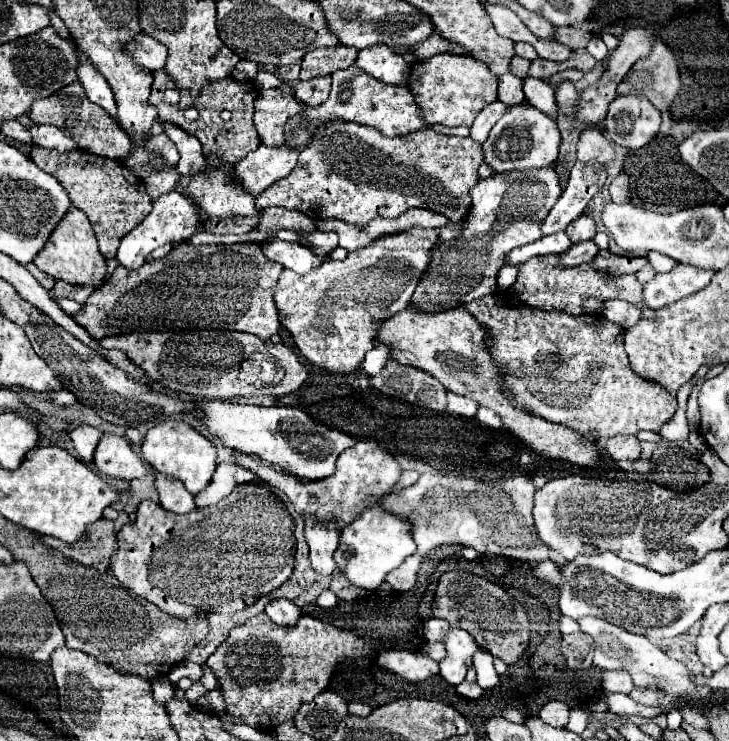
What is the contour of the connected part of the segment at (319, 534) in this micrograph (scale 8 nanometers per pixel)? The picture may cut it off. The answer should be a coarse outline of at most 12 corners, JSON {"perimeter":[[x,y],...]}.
{"perimeter":[[306,516],[312,568],[322,576],[338,570],[338,532]]}

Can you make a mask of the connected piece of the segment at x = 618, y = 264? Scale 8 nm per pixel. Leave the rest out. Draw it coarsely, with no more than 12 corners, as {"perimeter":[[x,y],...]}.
{"perimeter":[[596,256],[596,268],[608,274],[632,272],[628,258]]}

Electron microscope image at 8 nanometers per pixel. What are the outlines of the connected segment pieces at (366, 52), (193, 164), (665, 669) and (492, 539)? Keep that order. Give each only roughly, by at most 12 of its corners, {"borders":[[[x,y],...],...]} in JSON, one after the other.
{"borders":[[[386,44],[354,64],[386,84],[408,84],[408,64]],[[166,120],[164,134],[180,152],[178,172],[194,174],[204,168],[202,146],[196,136]],[[580,618],[600,666],[640,688],[710,702],[682,662],[604,618]],[[420,476],[384,508],[418,552],[385,580],[410,590],[434,546],[544,560],[534,484]]]}

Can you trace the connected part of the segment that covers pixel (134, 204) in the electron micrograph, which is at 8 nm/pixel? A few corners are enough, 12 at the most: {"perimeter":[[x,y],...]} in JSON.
{"perimeter":[[32,148],[86,212],[100,254],[152,210],[144,182],[120,160]]}

